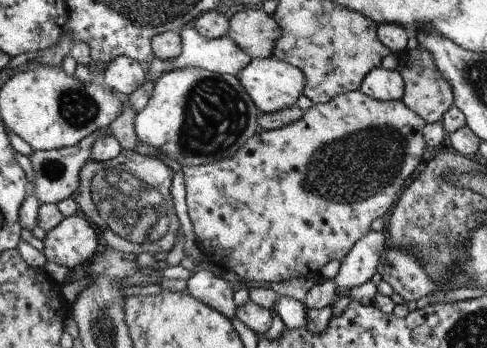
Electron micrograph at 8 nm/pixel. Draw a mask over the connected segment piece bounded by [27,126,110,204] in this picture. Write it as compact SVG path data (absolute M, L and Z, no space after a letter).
M105 128L89 134L82 138L77 144L67 148L59 148L59 150L48 150L48 151L38 151L32 150L31 154L27 156L29 162L31 163L31 170L33 170L33 184L32 186L28 184L30 193L40 203L53 203L57 204L60 200L65 200L69 198L79 186L79 170L81 166L87 162L87 159L90 156L90 150L93 146L93 142L101 136L109 136L106 134Z

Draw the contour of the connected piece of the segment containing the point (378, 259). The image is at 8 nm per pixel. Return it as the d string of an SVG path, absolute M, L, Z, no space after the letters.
M368 231L341 258L339 270L332 278L340 290L360 286L380 270L385 248L385 237L380 231Z

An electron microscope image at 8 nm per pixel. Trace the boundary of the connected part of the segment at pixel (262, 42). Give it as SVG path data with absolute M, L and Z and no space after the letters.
M246 8L229 19L227 34L249 58L269 58L275 40L281 36L275 20L262 9Z

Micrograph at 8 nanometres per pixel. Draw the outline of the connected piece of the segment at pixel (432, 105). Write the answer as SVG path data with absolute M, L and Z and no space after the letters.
M417 45L413 49L403 49L396 53L397 64L395 70L403 80L403 94L400 98L409 110L421 117L424 123L434 123L443 118L443 114L452 105L452 92L449 83L441 76L438 68L433 64L431 54Z

